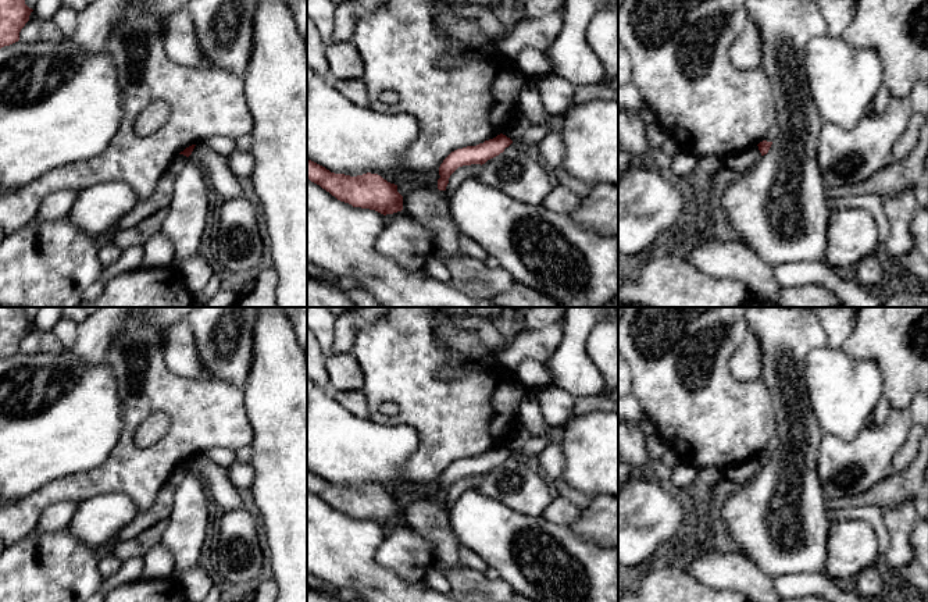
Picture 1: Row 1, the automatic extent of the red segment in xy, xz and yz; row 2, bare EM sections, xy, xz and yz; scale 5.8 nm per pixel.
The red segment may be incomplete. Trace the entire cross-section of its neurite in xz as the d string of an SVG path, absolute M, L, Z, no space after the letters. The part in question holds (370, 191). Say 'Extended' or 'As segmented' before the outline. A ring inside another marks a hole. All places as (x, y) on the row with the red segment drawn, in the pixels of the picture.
As segmented. M307 158L307 179L353 207L375 210L383 215L403 210L403 196L397 192L397 185L378 174L335 174Z

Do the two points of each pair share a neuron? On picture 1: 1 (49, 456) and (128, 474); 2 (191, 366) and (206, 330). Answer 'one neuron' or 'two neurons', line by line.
1: two neurons
2: two neurons

